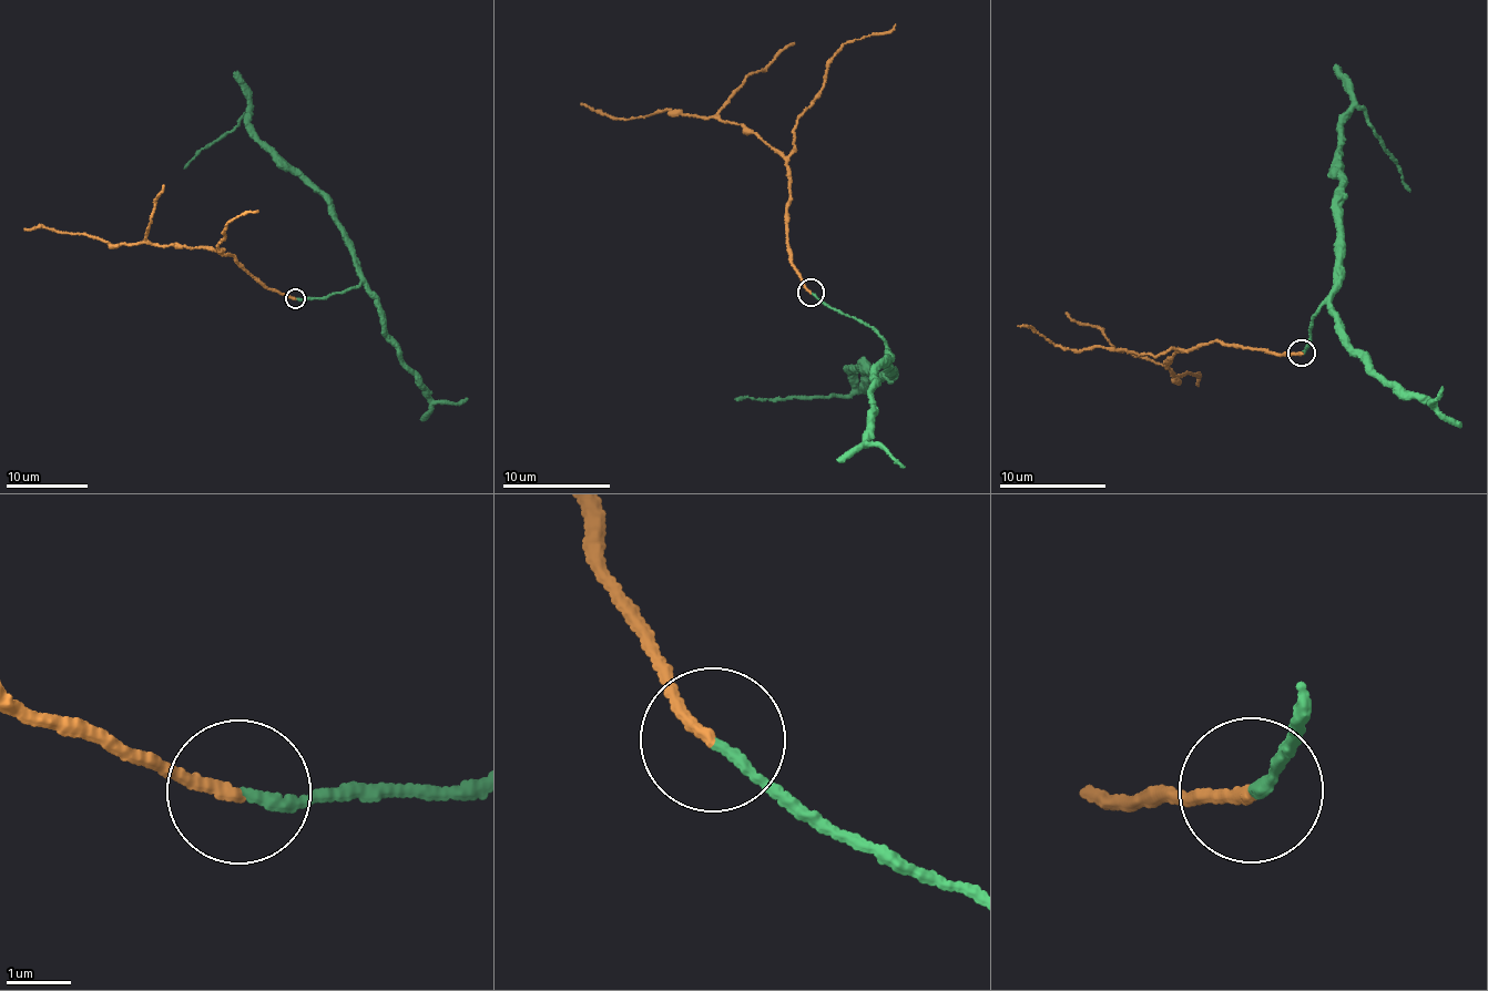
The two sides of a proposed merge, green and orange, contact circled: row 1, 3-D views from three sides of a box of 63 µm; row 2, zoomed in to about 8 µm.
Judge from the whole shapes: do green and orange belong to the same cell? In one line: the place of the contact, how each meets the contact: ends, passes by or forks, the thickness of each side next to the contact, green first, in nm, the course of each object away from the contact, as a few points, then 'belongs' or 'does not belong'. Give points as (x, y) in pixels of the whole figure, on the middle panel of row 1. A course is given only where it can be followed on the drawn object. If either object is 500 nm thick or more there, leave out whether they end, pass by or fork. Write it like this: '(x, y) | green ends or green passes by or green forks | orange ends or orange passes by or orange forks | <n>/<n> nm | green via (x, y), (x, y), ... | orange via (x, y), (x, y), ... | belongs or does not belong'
(811, 292) | green ends | orange ends | 160/180 nm | green via (809, 292), (883, 338), (894, 379), (878, 381), (854, 368), (849, 374), (854, 389), (845, 396), (735, 401) | orange via (809, 292), (792, 263), (785, 228), (787, 162), (753, 132), (666, 110), (611, 119), (580, 103) | belongs

